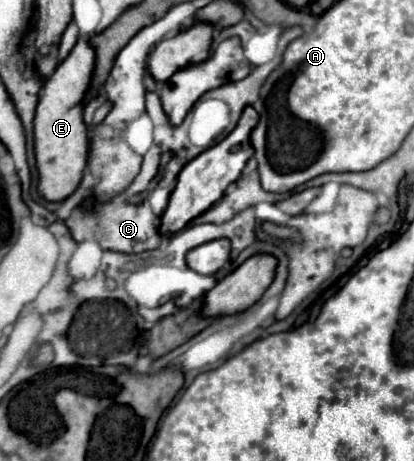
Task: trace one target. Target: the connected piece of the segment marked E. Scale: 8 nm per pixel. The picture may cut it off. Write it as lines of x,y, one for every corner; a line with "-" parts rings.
79,37
77,45
69,53
69,57
55,69
49,81
43,85
39,93
39,105
33,123
35,135
35,159
37,159
37,193
47,201
63,201
73,195
83,179
87,167
87,139
85,139
85,123
83,123
83,97
91,81
95,53
91,51
85,37

